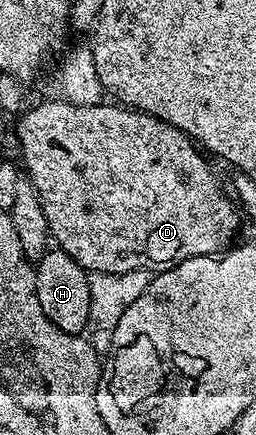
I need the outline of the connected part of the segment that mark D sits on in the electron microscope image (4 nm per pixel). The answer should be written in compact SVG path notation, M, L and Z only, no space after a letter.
M57 99L58 100L50 100L47 102L47 104L38 104L35 106L35 108L30 108L27 110L26 113L23 114L22 117L19 118L18 152L20 155L22 155L22 160L20 159L20 164L21 167L24 169L25 175L32 182L32 186L36 189L36 191L38 191L40 206L44 210L44 218L48 218L48 230L50 231L53 243L57 245L57 247L60 247L65 252L67 252L69 256L76 261L77 264L79 264L82 268L86 269L87 273L103 272L104 274L110 275L124 275L128 271L140 271L142 269L149 269L151 266L153 266L152 264L162 264L158 266L173 266L177 264L178 261L187 260L188 258L192 258L193 256L213 256L231 247L232 241L235 239L235 237L233 238L233 236L236 235L238 232L238 216L240 220L239 209L236 207L235 201L231 199L231 197L228 195L228 192L228 197L226 197L226 192L224 189L222 189L222 184L220 181L218 181L218 176L216 173L214 173L213 166L209 164L209 162L211 163L211 161L207 159L207 157L203 155L201 151L199 151L194 141L191 140L189 136L183 134L176 126L172 126L171 124L169 124L168 122L164 122L160 118L150 116L146 112L139 112L133 108L119 106L117 103L114 102L109 102L110 104L106 104L107 102L99 102L96 104L71 104L65 99Z

